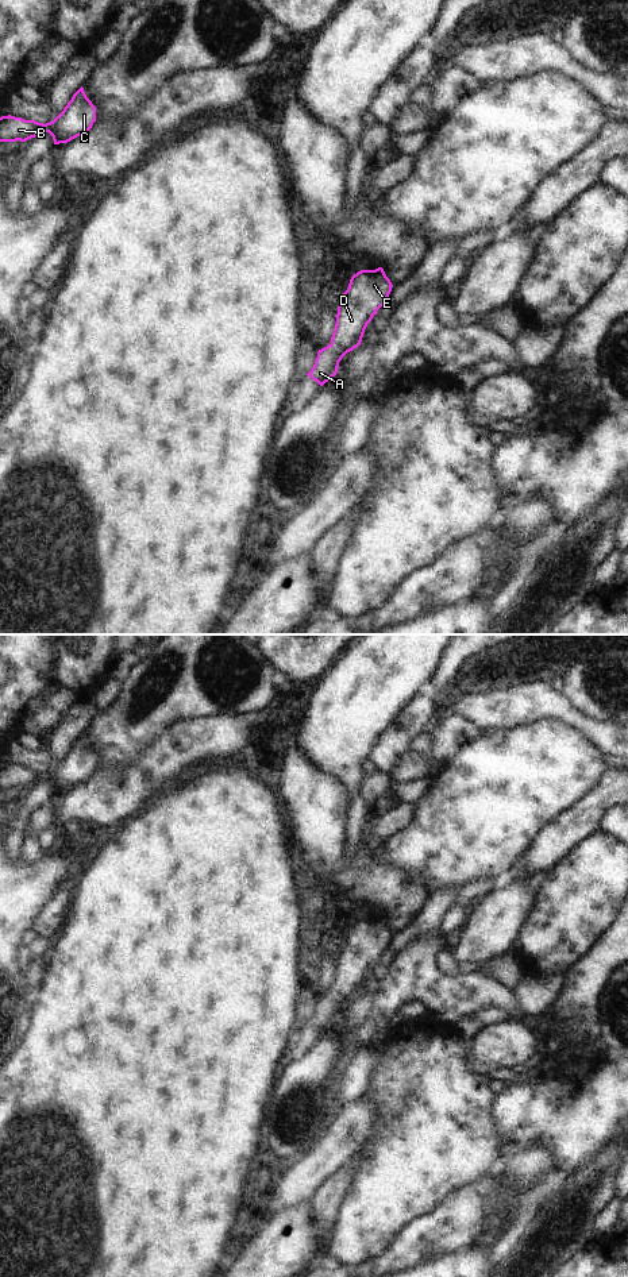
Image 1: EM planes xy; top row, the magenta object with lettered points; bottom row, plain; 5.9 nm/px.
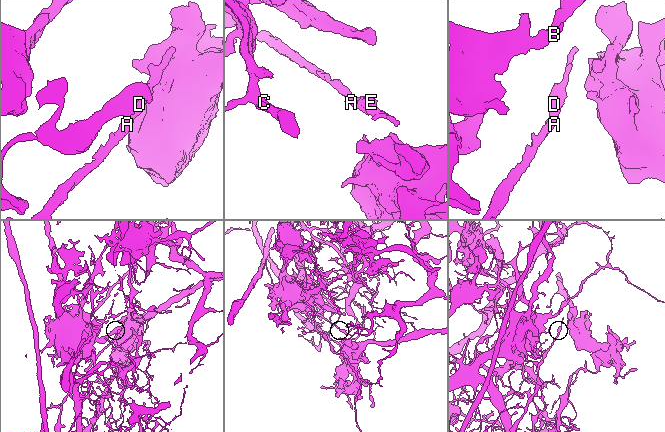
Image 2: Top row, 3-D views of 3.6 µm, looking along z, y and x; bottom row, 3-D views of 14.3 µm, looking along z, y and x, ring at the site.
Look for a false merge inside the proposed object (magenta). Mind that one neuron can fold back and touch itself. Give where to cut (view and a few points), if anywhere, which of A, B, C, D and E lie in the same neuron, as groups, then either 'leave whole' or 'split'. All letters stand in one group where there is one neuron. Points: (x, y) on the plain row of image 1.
no cut; A B C D E; leave whole

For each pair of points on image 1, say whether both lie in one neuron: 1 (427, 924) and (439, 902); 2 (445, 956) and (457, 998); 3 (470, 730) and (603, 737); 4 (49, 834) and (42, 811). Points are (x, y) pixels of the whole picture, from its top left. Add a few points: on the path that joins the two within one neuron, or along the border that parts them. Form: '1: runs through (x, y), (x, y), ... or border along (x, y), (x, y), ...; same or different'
1: runs through (430, 918), (435, 907); same
2: border along (438, 948), (434, 965), (445, 975), (458, 975); different
3: border along (454, 713), (467, 718), (480, 730); different
4: border along (51, 825), (37, 838); different

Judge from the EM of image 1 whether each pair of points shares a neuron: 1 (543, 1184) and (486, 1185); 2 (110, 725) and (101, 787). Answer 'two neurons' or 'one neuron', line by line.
1: one neuron
2: two neurons

